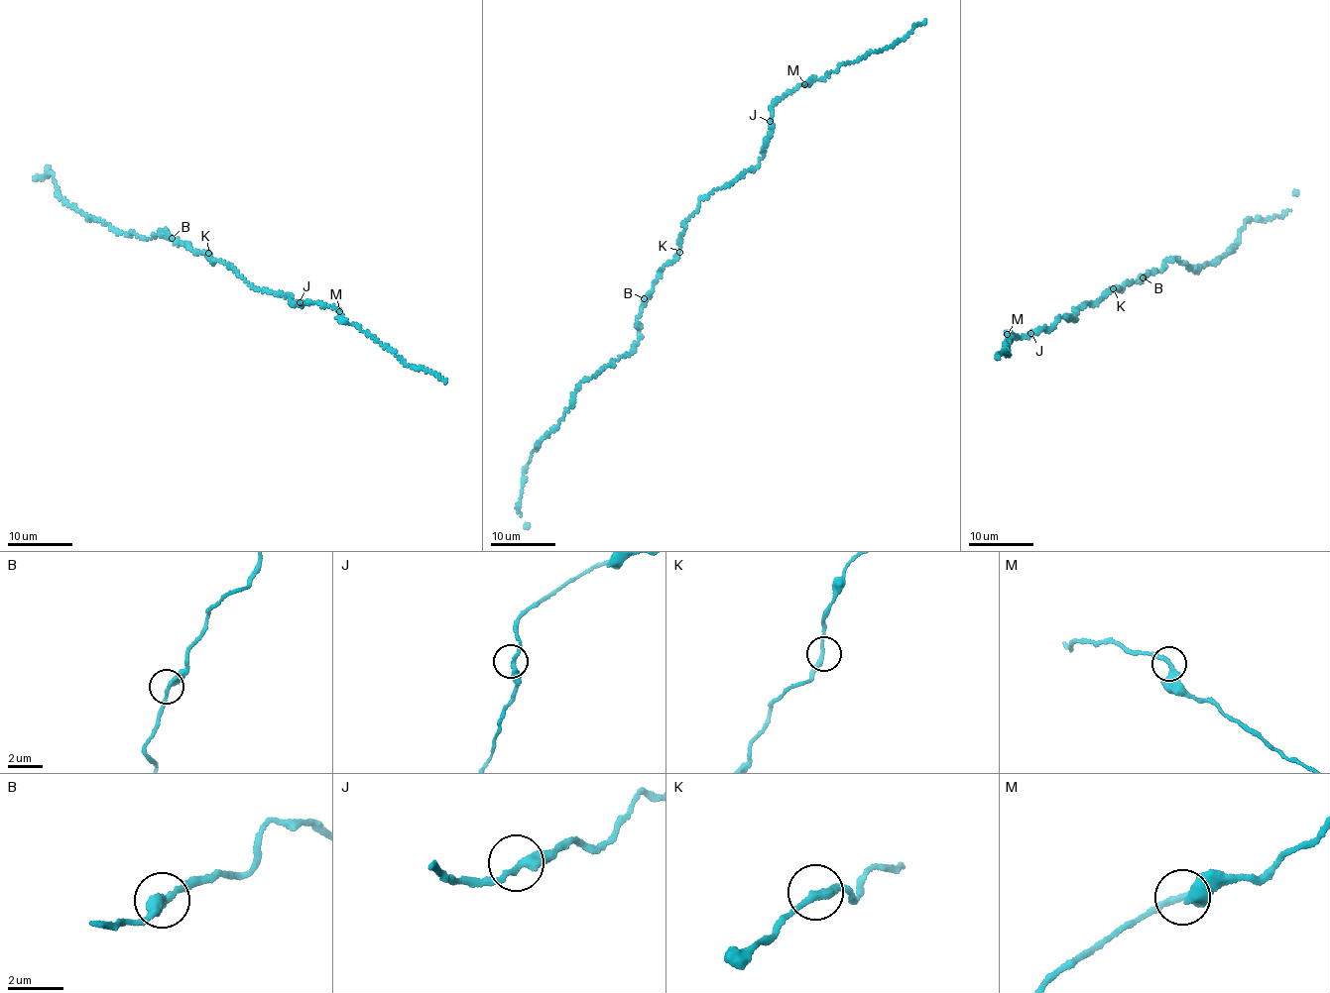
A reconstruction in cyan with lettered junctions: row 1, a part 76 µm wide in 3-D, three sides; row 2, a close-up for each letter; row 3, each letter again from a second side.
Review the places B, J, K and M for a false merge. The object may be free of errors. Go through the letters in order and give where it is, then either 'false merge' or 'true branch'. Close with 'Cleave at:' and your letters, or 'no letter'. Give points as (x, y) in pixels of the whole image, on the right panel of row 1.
B: at (1143, 277); true branch
J: at (1030, 333); true branch
K: at (1113, 288); true branch
M: at (1007, 334); true branch
Cleave at: no letter

